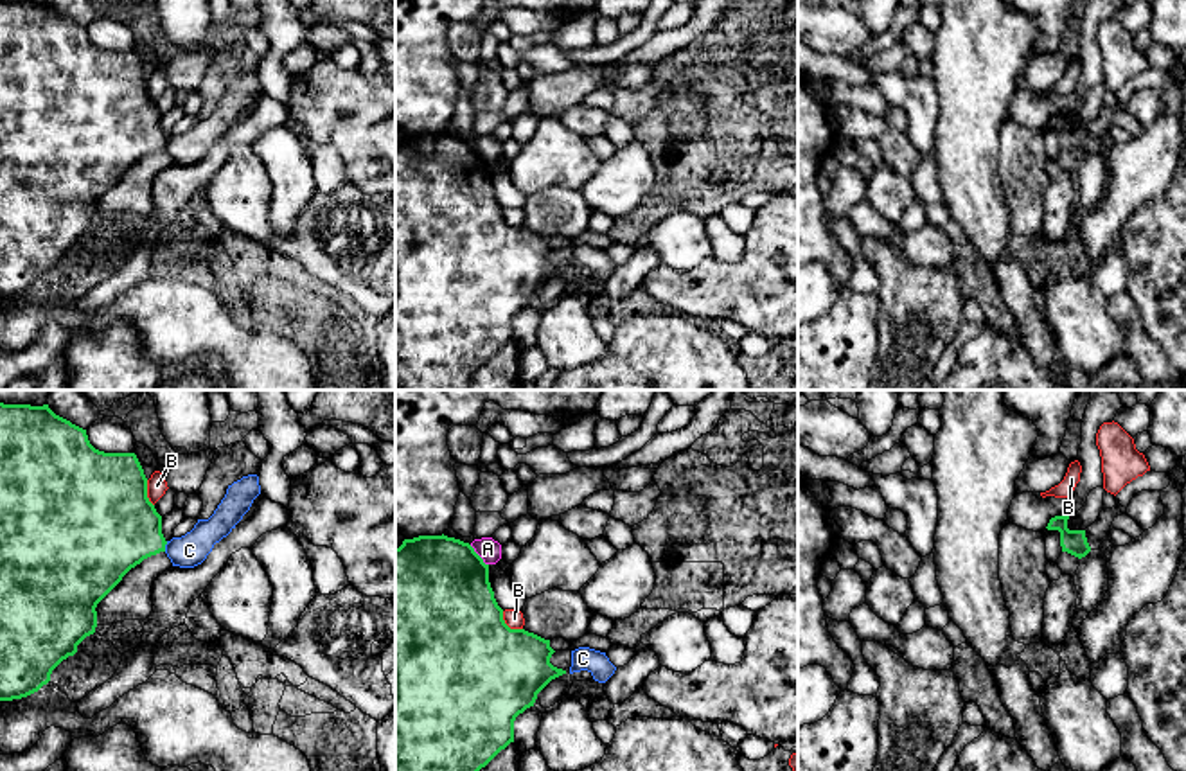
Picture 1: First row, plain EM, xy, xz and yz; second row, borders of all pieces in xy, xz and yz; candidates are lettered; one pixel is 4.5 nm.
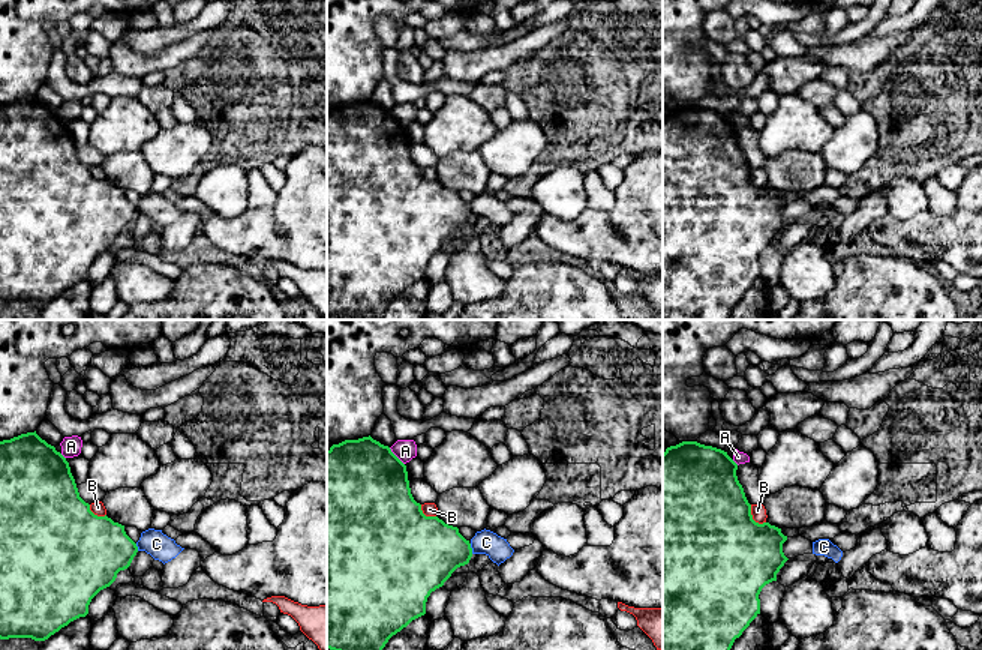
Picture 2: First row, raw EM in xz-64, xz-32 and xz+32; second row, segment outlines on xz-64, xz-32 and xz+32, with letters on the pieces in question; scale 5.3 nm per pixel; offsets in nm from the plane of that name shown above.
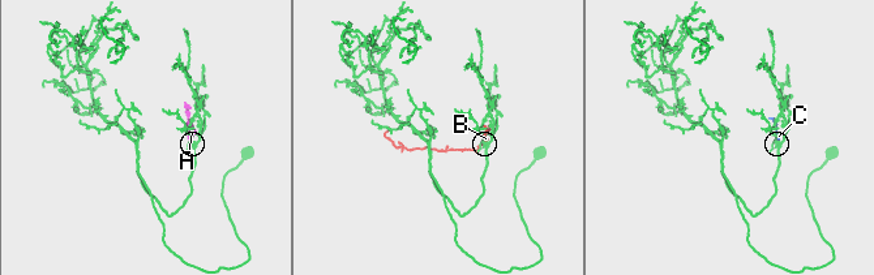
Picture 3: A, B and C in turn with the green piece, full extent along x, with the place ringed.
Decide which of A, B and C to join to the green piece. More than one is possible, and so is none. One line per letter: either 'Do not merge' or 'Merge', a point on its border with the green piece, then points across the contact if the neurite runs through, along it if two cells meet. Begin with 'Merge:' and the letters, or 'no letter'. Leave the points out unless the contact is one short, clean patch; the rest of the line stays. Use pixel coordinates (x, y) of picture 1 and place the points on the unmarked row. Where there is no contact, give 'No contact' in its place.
Merge: no letter
A: Do not merge. Touches green at xz (478, 153)
B: Do not merge. Touches green at xz (507, 223)
C: Do not merge. Touches green at xy (164, 144). Boundary: xy (168, 139), (164, 148)

